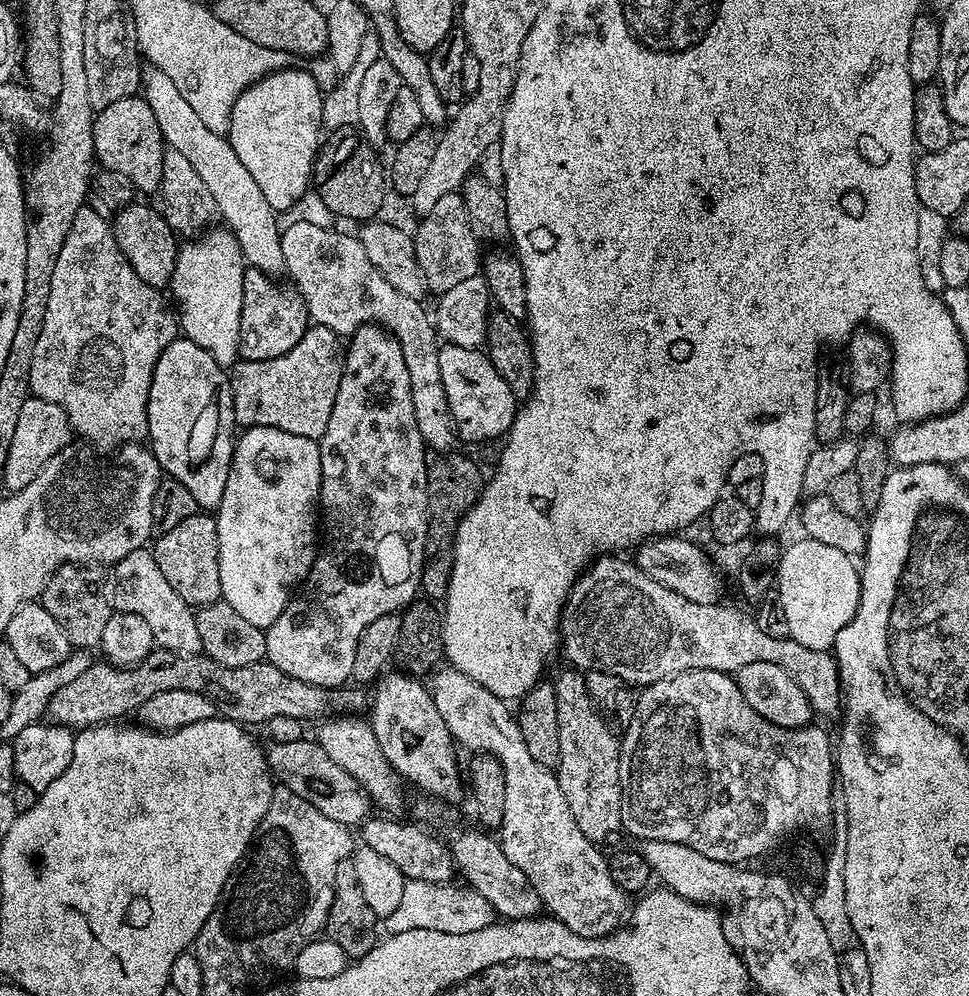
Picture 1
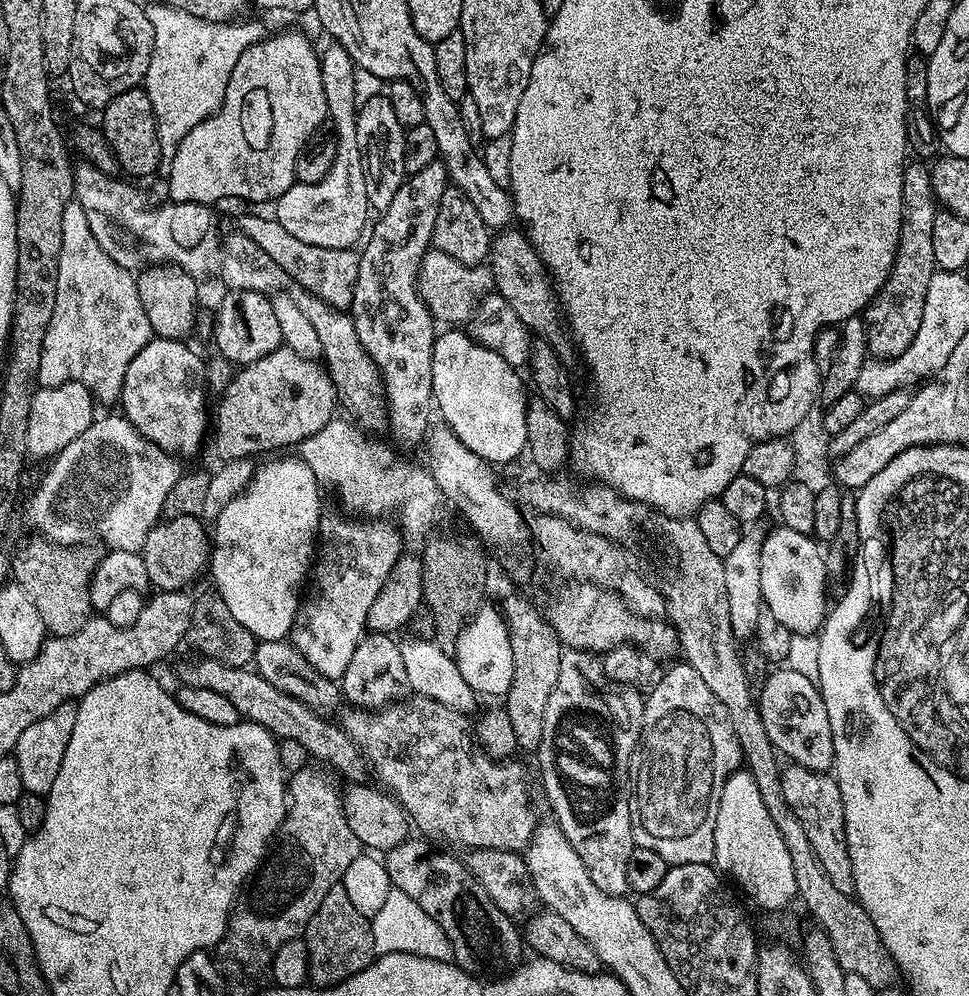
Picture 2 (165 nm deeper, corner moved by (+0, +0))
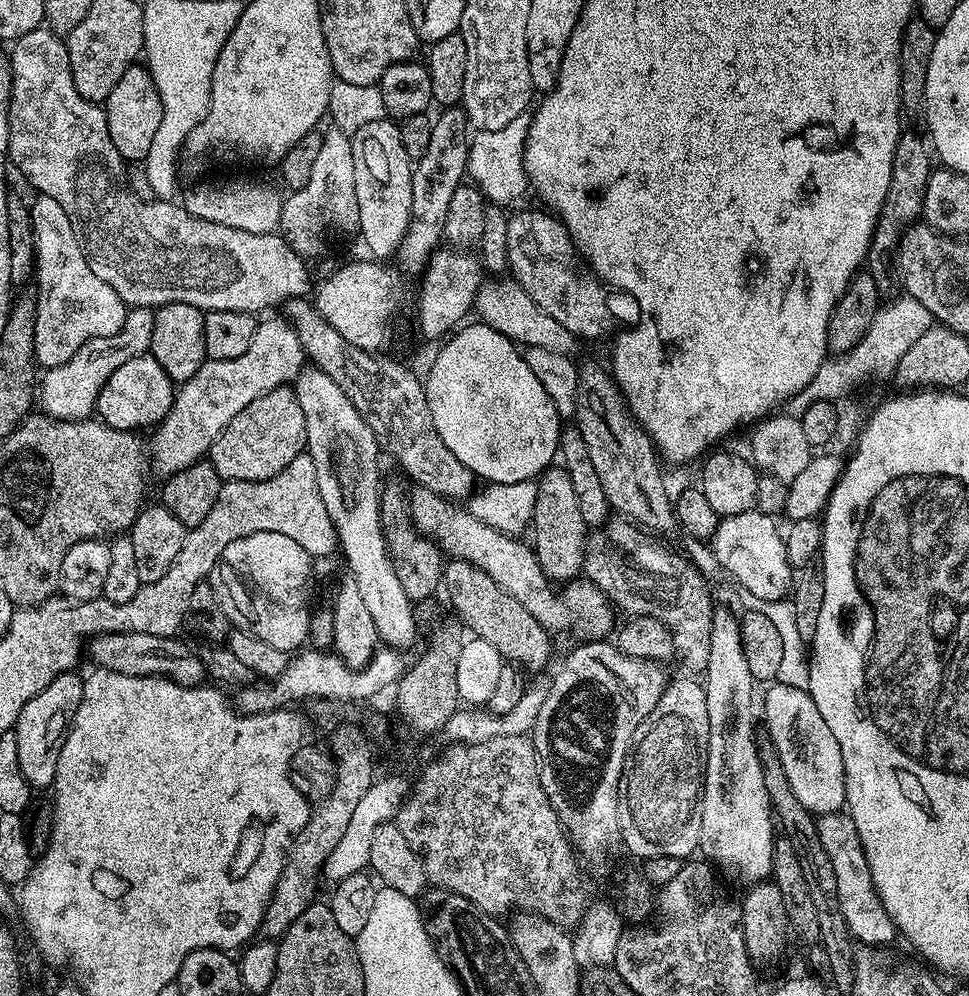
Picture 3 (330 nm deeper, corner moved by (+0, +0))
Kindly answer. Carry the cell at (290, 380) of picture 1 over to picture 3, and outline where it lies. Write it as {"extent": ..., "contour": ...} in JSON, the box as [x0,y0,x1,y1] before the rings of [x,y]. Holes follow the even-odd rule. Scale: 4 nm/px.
{"extent":[210,386,306,481],"contour":[[[285,386],[262,394],[262,398],[254,398],[254,402],[250,402],[250,406],[246,406],[246,410],[242,410],[242,414],[238,414],[238,418],[231,420],[226,426],[226,430],[222,430],[219,438],[212,443],[210,459],[214,470],[218,470],[221,481],[269,480],[274,478],[274,474],[278,474],[286,466],[290,466],[290,462],[294,462],[294,458],[298,458],[305,448],[306,418],[302,414],[302,406],[298,406],[295,391],[291,387]]]}

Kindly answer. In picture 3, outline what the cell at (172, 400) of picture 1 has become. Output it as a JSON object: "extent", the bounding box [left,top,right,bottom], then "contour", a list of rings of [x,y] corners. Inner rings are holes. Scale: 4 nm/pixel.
{"extent":[95,355,174,430],"contour":[[[152,355],[135,356],[130,362],[122,362],[110,378],[106,378],[106,386],[102,386],[102,394],[98,394],[95,415],[111,428],[118,430],[144,430],[159,425],[168,416],[174,399],[174,381],[162,370],[160,363]]]}

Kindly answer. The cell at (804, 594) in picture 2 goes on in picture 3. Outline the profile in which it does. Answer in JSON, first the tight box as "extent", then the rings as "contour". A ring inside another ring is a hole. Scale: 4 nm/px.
{"extent":[710,511,794,600],"contour":[[[758,511],[746,514],[734,514],[721,519],[716,533],[712,535],[710,545],[714,554],[725,568],[727,575],[741,584],[740,588],[749,592],[754,597],[764,600],[782,600],[791,593],[793,589],[794,569],[788,560],[784,537],[781,529],[776,529],[777,521],[771,516]]]}

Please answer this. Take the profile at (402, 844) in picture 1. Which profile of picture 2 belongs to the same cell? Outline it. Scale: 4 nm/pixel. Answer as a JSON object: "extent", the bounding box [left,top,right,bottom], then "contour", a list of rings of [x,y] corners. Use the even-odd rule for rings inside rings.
{"extent":[383,838,526,974],"contour":[[[409,838],[383,853],[384,869],[388,871],[392,887],[410,894],[410,898],[442,926],[452,947],[451,959],[465,972],[500,974],[521,963],[526,945],[521,929],[512,925],[515,924],[513,917],[498,910],[463,859],[455,860],[431,847],[435,848],[427,839]]]}

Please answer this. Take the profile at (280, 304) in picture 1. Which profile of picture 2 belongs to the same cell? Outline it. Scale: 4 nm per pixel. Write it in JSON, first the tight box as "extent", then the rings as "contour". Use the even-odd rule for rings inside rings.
{"extent":[212,290,284,366],"contour":[[[228,290],[225,293],[216,312],[216,329],[212,332],[216,348],[220,351],[217,352],[219,359],[227,360],[233,366],[253,364],[284,344],[282,326],[278,326],[274,306],[267,295],[250,290]]]}

